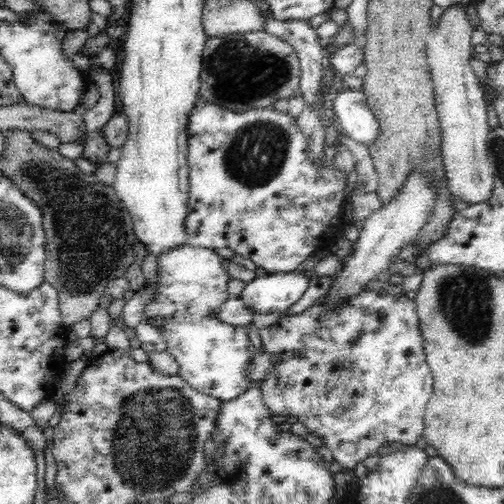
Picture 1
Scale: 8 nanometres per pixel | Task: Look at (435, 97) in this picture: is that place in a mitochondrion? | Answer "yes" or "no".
no

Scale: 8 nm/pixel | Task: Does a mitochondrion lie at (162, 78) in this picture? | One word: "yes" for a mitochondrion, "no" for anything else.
no

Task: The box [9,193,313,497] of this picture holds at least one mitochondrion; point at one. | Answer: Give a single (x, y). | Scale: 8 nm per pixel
(170, 434)

